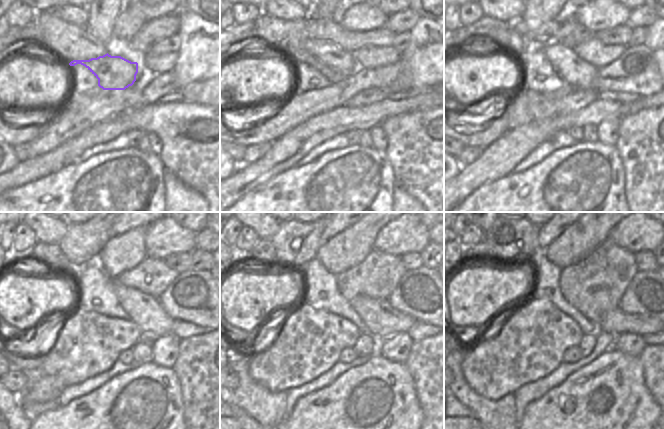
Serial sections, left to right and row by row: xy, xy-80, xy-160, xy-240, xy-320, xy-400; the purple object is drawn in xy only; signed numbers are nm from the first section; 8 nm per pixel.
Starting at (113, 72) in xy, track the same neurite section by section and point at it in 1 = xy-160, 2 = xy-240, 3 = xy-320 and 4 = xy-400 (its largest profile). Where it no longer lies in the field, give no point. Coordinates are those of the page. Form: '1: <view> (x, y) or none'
1: xy-160 (509, 39)
2: xy-240 (51, 255)
3: xy-320 (263, 251)
4: xy-400 (481, 251)

